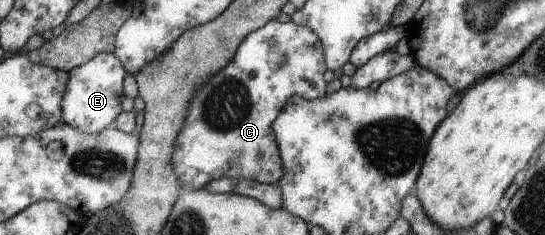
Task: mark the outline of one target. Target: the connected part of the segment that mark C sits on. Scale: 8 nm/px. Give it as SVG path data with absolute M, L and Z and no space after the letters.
M274 19L262 26L261 29L250 33L242 42L233 61L214 77L207 79L205 85L197 90L193 101L190 102L188 117L185 121L185 129L177 136L176 149L173 155L173 169L176 171L182 185L186 186L187 191L204 189L204 186L209 185L212 179L220 179L223 177L249 179L255 182L265 183L266 185L277 185L285 175L285 168L281 160L280 148L277 146L276 136L273 132L273 123L277 121L282 110L285 109L290 100L294 98L301 97L310 101L325 97L326 80L324 80L324 72L326 72L326 66L328 64L324 64L324 58L325 54L321 39L318 38L318 35L310 27L296 25L292 21L282 23Z

